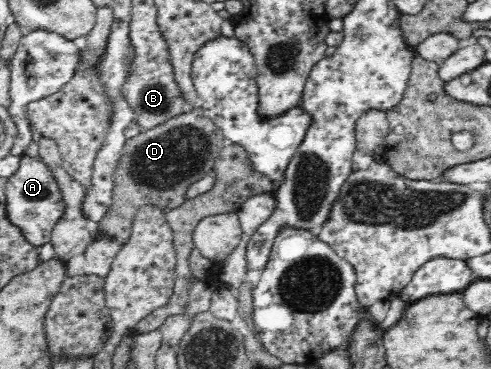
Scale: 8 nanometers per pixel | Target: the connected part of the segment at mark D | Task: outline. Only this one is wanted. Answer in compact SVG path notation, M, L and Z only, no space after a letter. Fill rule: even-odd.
M198 105L126 140L115 168L111 205L98 223L93 223L93 241L111 238L125 245L129 242L135 214L141 207L153 205L163 212L179 207L190 185L214 171L222 140L215 122Z

